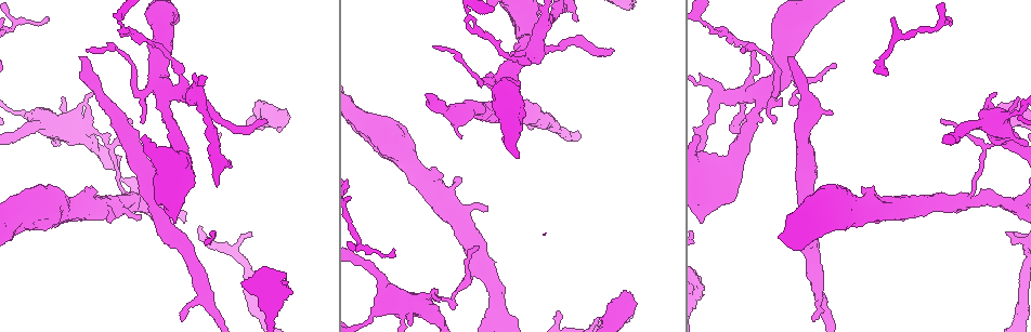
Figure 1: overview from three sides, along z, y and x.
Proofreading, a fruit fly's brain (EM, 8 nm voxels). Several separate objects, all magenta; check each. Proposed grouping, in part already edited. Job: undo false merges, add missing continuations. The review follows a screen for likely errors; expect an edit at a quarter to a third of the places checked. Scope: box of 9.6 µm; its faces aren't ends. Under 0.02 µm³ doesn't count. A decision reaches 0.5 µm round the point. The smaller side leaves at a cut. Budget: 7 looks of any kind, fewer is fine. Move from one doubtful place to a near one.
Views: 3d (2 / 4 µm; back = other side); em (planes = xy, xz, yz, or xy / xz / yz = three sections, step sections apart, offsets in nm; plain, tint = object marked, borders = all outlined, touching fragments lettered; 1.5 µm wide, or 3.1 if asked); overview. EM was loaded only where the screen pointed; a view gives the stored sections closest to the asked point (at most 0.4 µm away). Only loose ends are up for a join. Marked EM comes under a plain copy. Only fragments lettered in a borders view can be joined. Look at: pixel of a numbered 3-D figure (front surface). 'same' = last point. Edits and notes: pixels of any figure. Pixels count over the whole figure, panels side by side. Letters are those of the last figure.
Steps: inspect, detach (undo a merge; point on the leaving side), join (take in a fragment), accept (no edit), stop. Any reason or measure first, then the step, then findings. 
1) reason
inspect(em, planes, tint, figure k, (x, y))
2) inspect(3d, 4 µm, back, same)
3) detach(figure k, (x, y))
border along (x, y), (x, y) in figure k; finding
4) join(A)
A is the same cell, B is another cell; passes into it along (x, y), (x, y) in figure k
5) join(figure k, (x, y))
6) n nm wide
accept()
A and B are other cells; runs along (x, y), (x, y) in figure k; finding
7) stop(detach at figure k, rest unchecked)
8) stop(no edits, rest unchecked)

free end
inspect(em, planes, tint, figure 1, (143, 121))

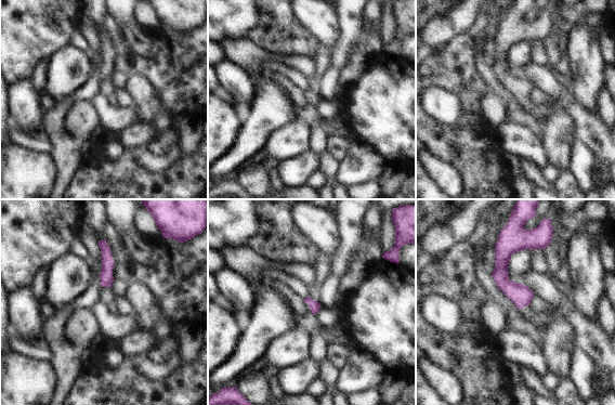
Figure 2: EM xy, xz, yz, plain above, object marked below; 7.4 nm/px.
inspect(em, planes, borders, same)

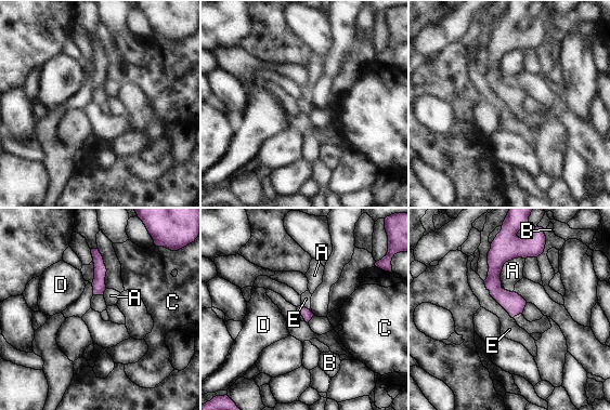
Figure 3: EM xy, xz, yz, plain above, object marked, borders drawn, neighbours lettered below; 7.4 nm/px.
E touches over 360 nm
accept()
A, B, C, D and E are other cells; border along (483, 281), (489, 294), (513, 318) in figure 3; none of them fits

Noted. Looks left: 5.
free end
inspect(3d, 2 µm, figure 1, (790, 58))

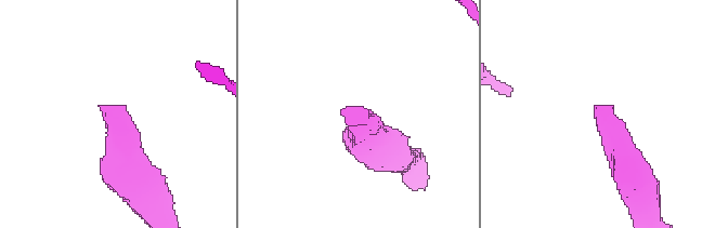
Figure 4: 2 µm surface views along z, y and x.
inspect(em, planes, borders, figure 4, (341, 112))

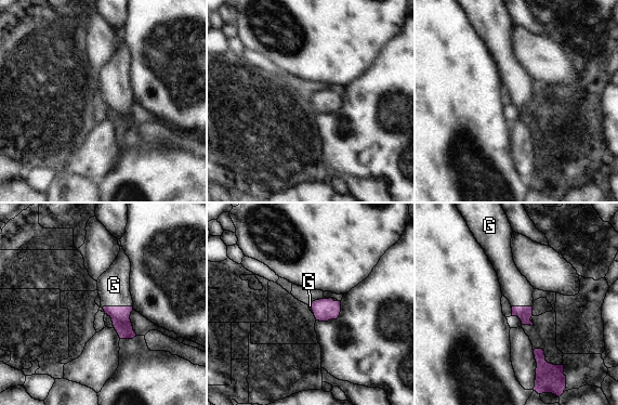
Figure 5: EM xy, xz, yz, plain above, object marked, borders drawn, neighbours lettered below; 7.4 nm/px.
G touches over 240 nm
join(G)
G is the same cell; the neuron continues

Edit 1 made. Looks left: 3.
sudden change in width
inspect(em, xy, step 4, borders, figure 1, (755, 71))

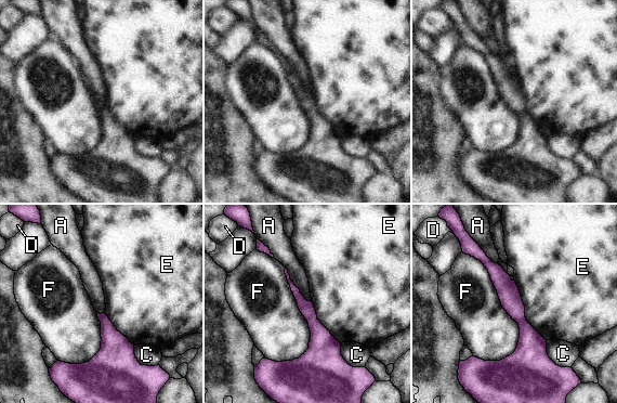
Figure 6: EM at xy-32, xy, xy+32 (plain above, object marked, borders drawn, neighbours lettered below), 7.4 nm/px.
accept()
A, C, D, E and F are other cells; runs along (481, 255), (525, 327), (509, 372) in figure 6; continuous, no second neuron

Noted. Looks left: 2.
stop(join at figure 5, rest unchecked)

